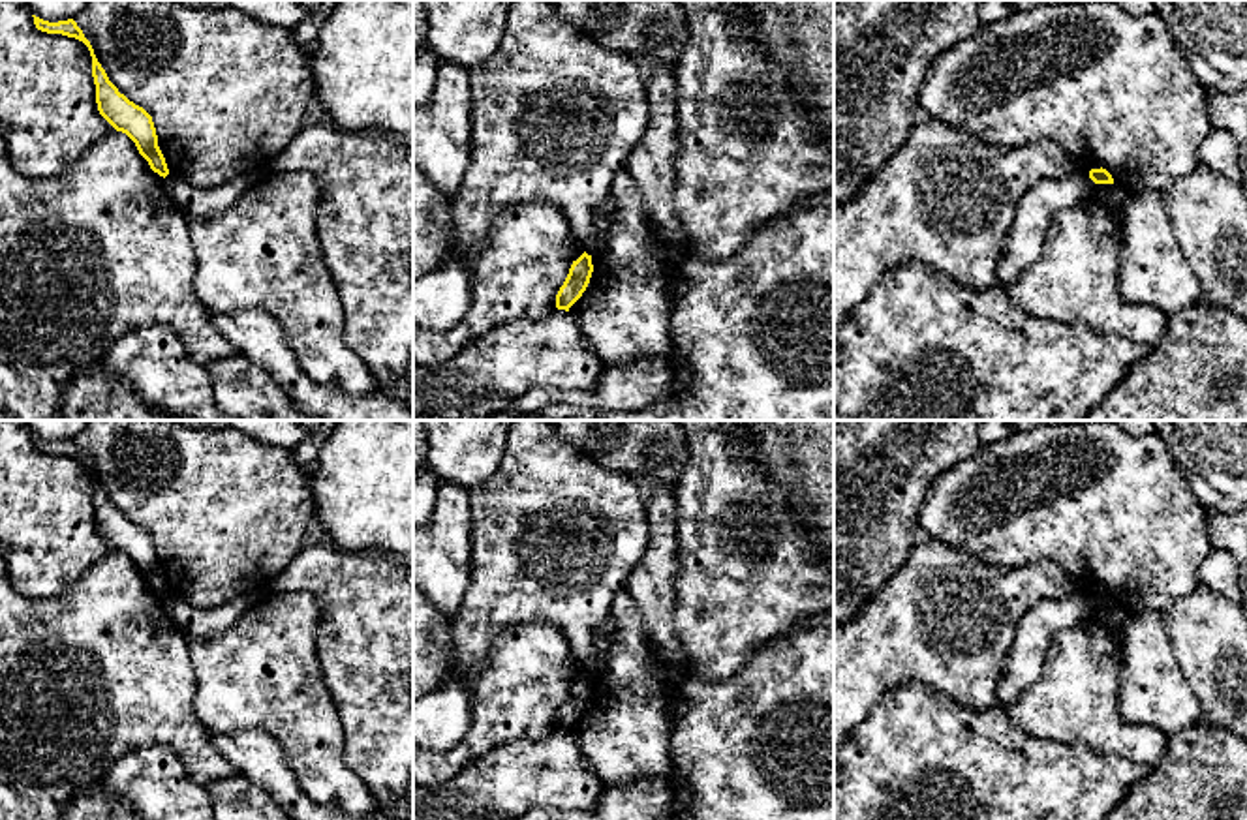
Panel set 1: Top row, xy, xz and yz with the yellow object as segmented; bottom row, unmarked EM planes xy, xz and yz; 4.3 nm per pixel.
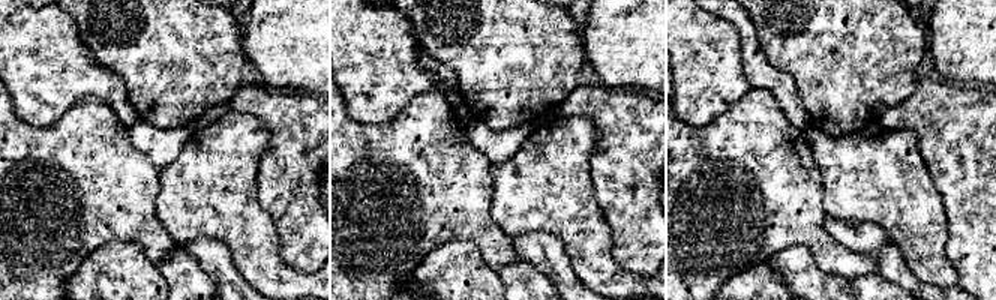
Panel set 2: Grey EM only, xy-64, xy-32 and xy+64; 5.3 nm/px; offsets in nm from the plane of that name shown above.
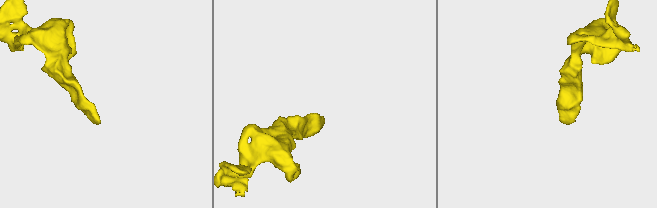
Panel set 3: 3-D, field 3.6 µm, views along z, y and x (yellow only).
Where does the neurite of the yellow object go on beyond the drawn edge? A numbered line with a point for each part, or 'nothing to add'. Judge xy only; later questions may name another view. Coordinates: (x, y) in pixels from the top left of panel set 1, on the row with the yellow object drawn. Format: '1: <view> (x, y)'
nothing to add

